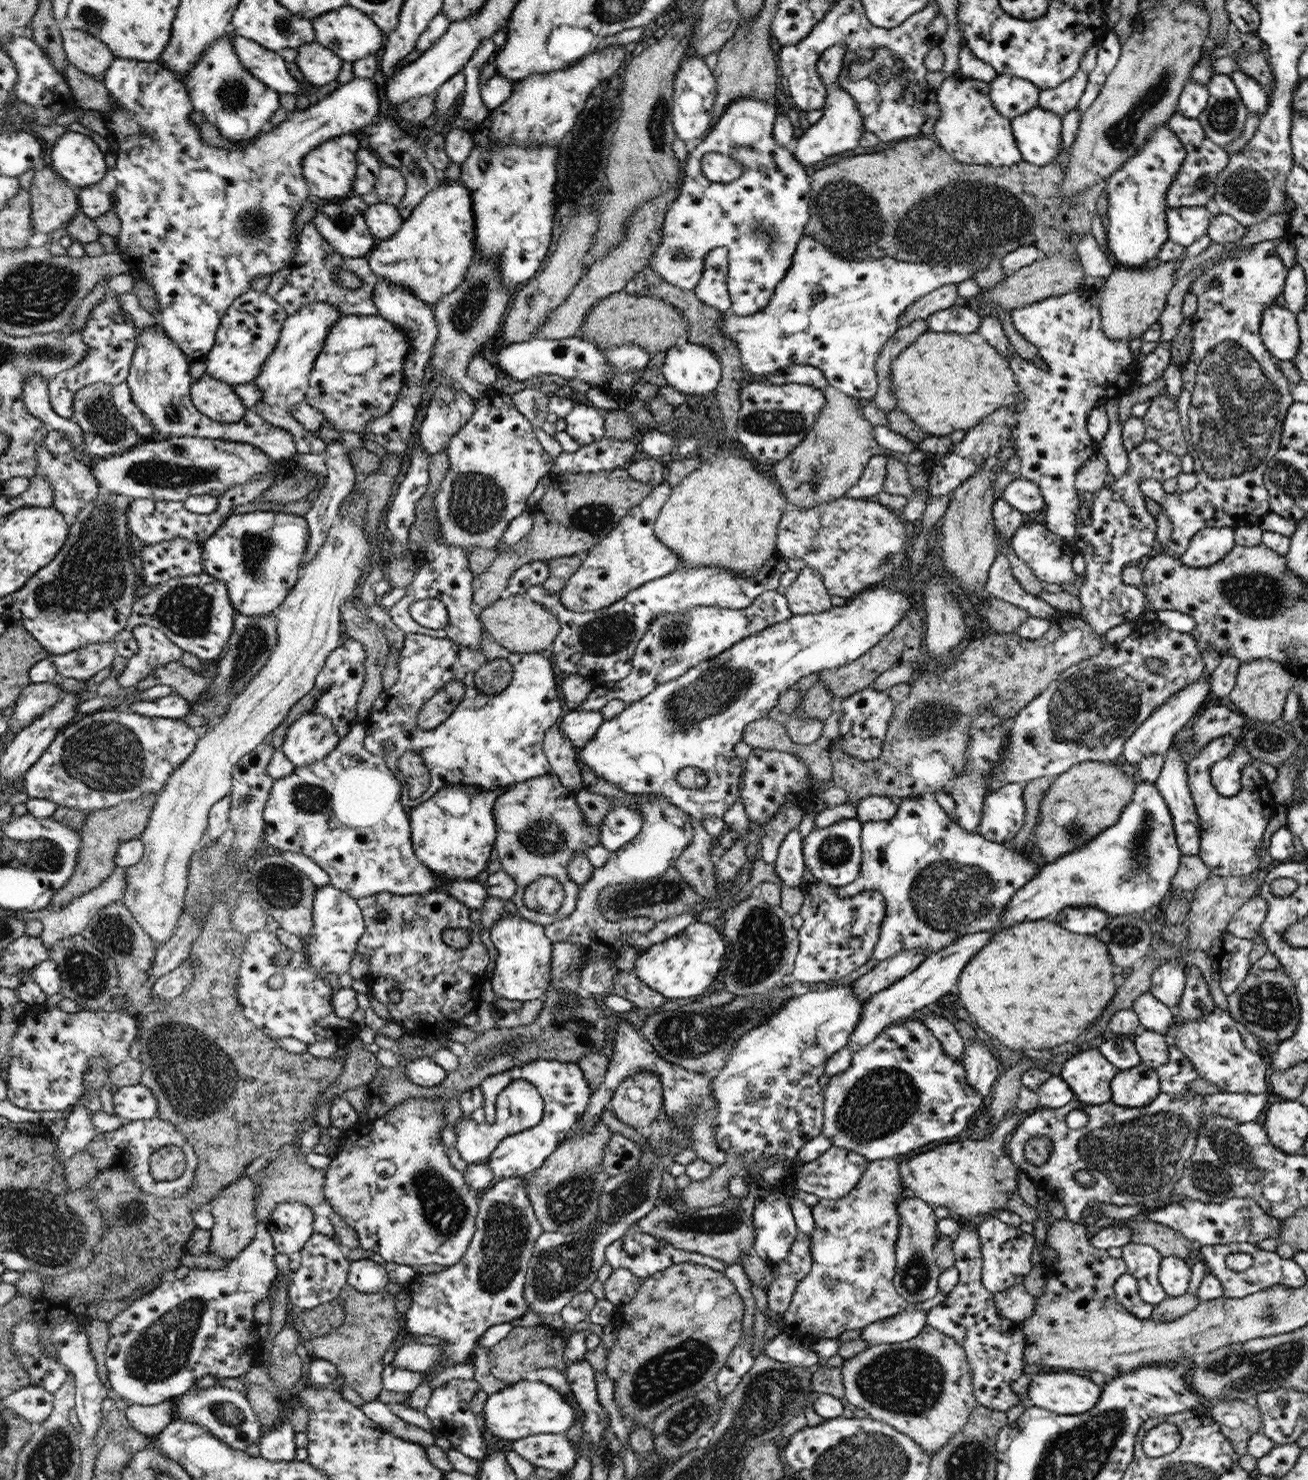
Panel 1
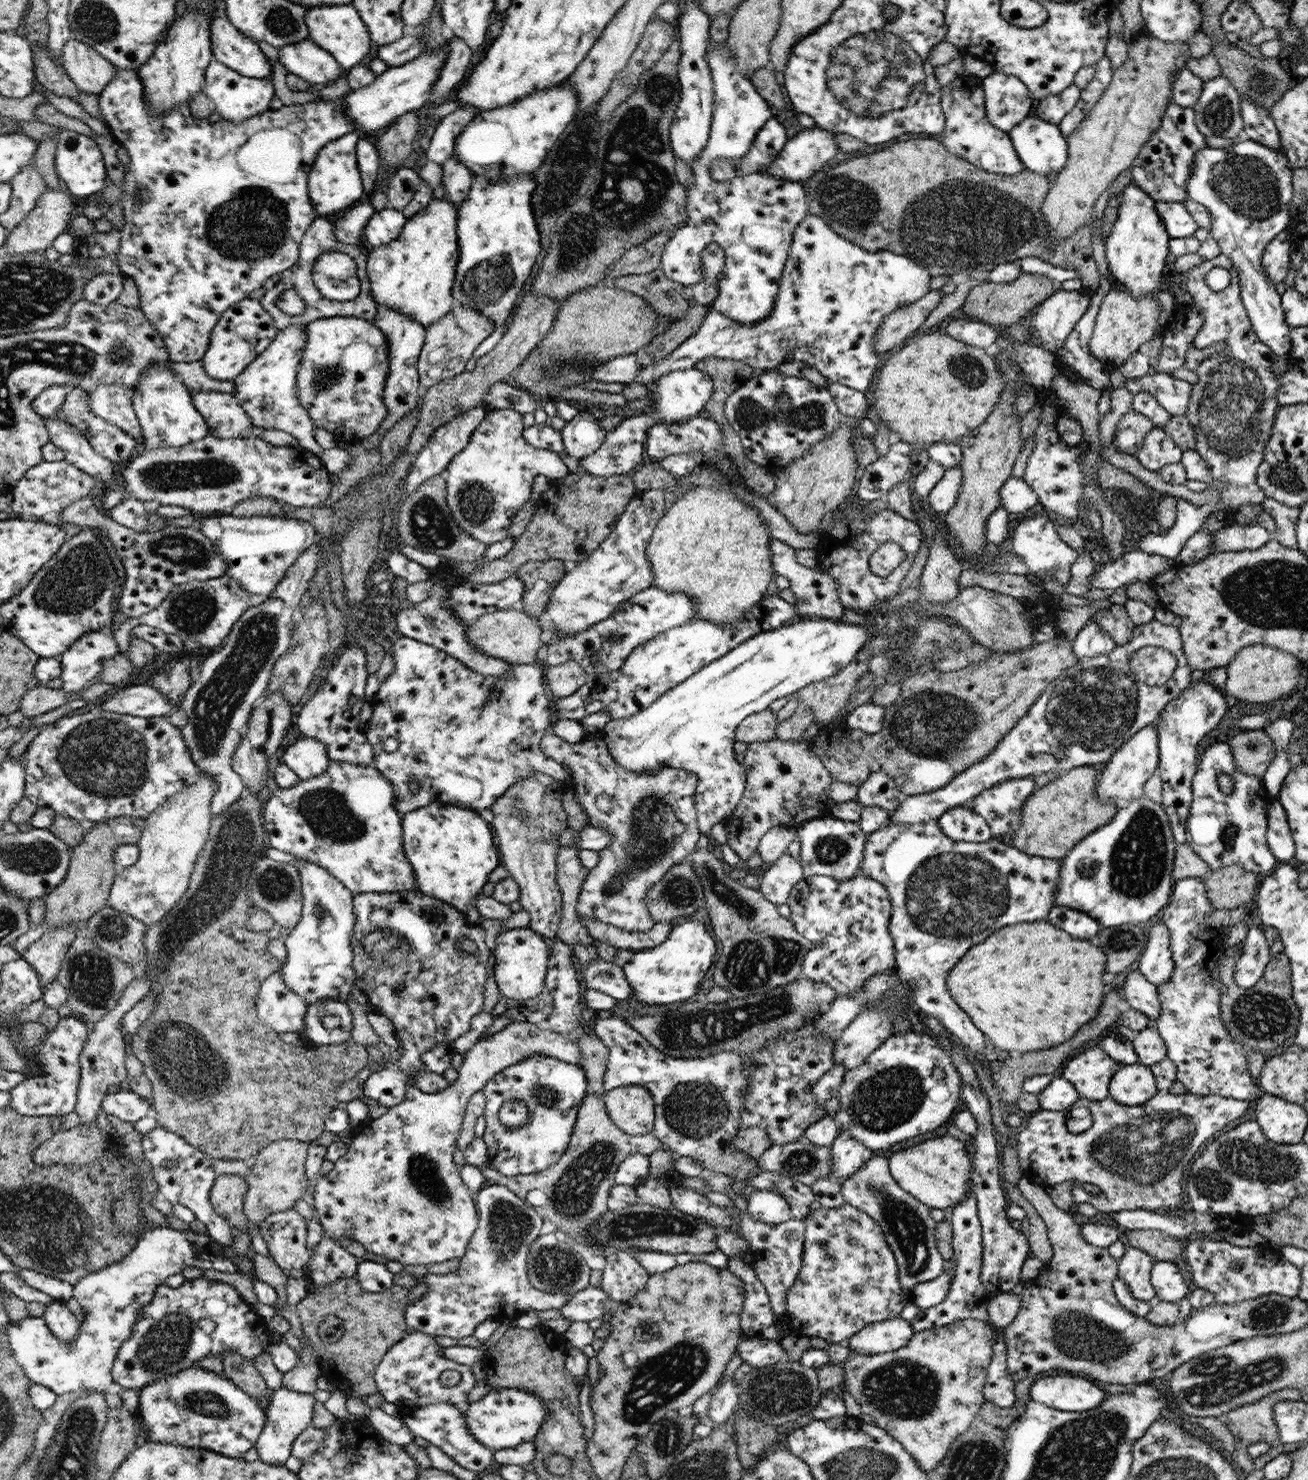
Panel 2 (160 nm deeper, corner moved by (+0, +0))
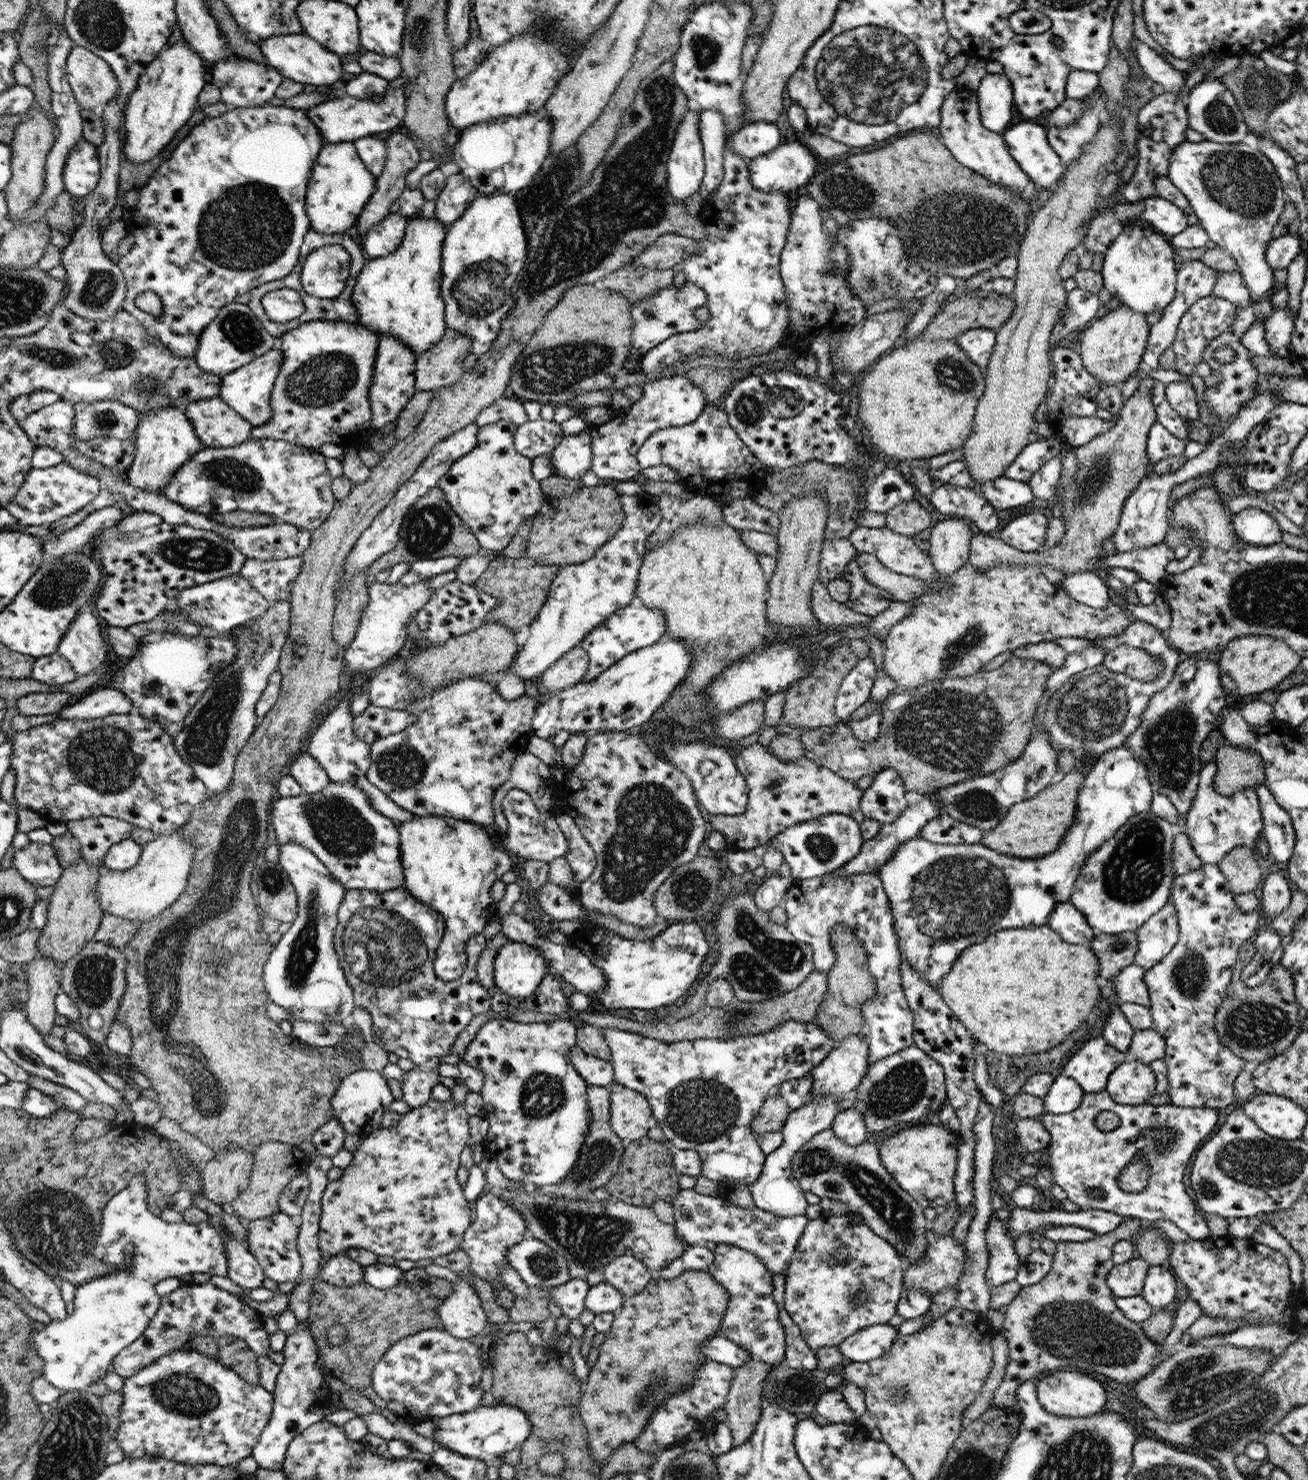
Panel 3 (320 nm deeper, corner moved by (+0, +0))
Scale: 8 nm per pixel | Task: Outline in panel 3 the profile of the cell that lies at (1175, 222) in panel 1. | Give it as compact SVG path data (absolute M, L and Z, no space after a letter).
M1114 197L1106 201L1106 203L1108 203L1106 208L1100 210L1100 212L1097 211L1094 218L1089 220L1090 226L1088 226L1085 237L1080 244L1088 252L1093 252L1093 254L1104 254L1112 244L1112 241L1122 234L1124 227L1128 223L1140 223L1152 228L1166 238L1180 234L1189 225L1188 216L1180 208L1160 197L1148 197L1133 203Z

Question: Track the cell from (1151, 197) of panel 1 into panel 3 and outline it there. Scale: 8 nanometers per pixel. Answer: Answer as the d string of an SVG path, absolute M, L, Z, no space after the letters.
M1128 223L1122 234L1103 254L1103 286L1118 302L1134 312L1158 312L1166 308L1176 294L1177 270L1173 247L1168 238L1140 223Z

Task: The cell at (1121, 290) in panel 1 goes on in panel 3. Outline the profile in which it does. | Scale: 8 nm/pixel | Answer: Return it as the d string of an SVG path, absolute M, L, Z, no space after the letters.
M1125 304L1120 305L1115 310L1110 310L1110 313L1090 323L1089 328L1084 328L1082 340L1078 342L1079 354L1082 364L1094 378L1102 378L1106 386L1121 385L1128 378L1137 372L1138 364L1142 361L1142 356L1146 350L1148 335L1151 325L1147 323L1147 314L1144 312L1134 312Z

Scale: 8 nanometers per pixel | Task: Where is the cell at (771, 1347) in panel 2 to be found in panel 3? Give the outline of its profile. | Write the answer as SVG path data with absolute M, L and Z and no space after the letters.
M722 1334L712 1335L699 1346L699 1350L710 1361L721 1362L733 1368L745 1365L750 1359L754 1359L745 1348L734 1344Z

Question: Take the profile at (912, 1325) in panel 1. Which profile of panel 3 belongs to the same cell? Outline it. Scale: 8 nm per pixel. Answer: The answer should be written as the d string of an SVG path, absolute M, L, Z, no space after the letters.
M872 1325L852 1334L837 1347L851 1362L868 1362L886 1354L899 1336L897 1327Z

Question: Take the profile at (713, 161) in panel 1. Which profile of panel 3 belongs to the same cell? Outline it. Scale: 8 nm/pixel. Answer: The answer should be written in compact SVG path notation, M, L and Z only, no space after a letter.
M759 121L737 131L730 138L730 149L748 162L774 151L785 141L774 123Z

